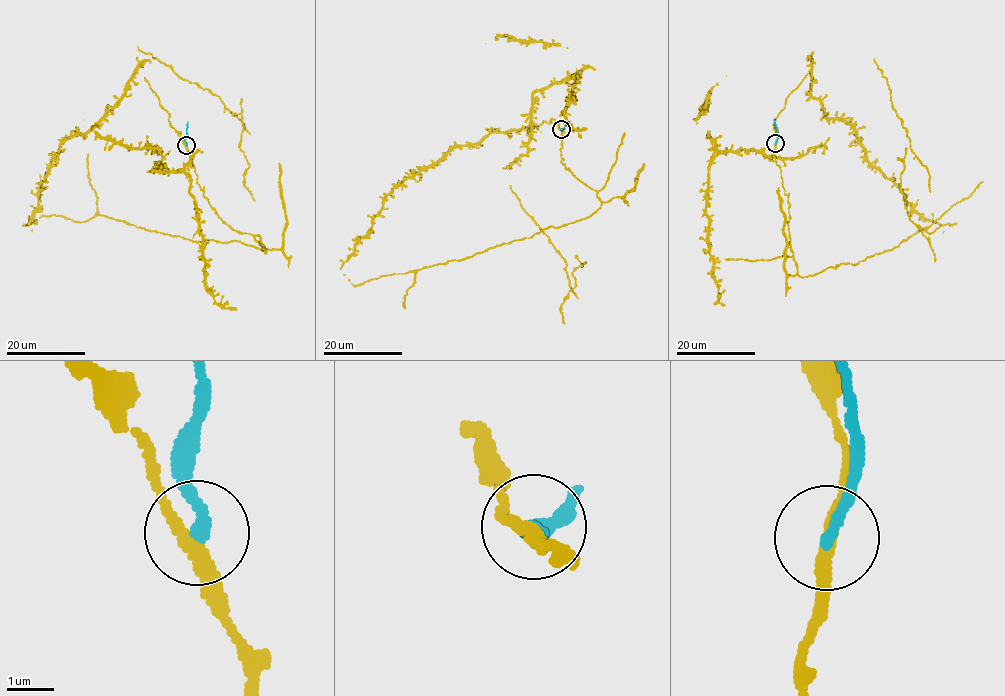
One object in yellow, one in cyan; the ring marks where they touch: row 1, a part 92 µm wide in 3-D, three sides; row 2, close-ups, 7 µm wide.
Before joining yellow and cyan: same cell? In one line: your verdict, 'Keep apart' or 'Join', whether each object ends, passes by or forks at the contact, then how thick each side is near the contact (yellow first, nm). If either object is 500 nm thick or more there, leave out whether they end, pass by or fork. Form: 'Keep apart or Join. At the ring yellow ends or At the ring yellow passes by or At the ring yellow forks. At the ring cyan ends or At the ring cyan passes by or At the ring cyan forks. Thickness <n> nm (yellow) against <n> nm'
Keep apart. At the ring yellow passes by. At the ring cyan ends. Thickness 280 nm (yellow) against 240 nm

